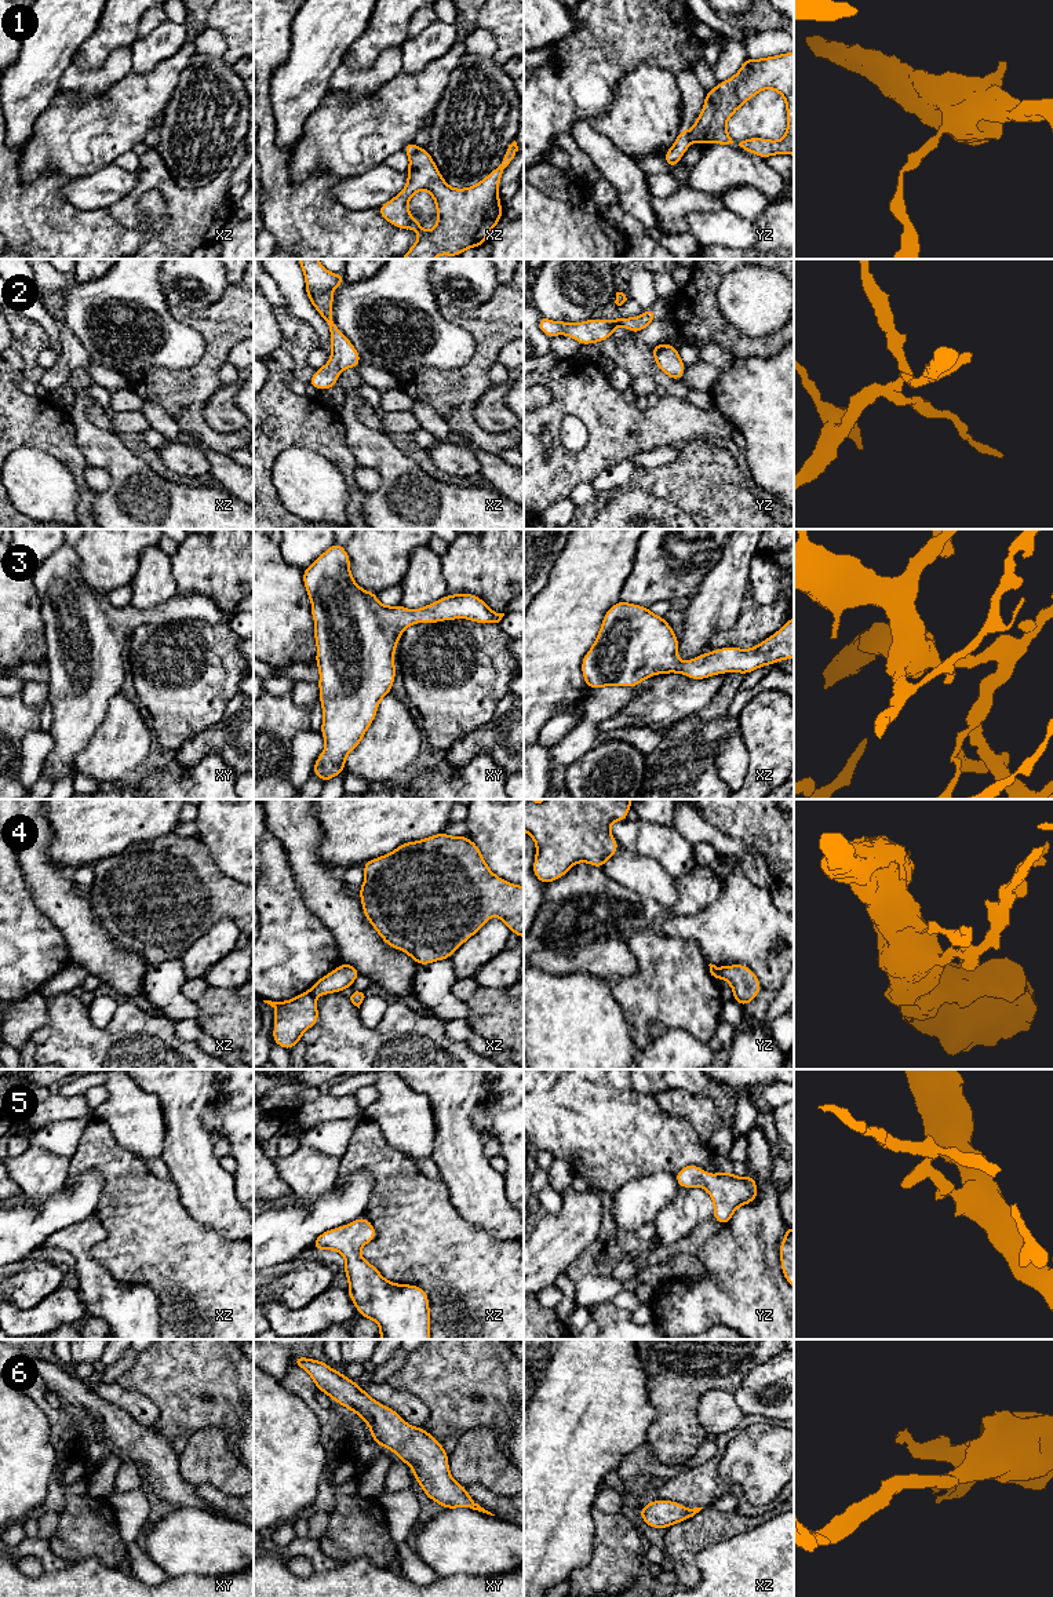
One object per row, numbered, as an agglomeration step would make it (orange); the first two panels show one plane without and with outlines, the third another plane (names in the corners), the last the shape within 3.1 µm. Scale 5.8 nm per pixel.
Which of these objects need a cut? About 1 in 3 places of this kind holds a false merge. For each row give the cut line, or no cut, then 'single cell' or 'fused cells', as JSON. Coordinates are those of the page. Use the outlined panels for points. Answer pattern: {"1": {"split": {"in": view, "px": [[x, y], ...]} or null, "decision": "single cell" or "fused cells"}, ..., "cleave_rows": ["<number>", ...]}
{"1": {"split": {"in": "xz", "px": [[419, 149], [410, 156]]}, "decision": "fused cells"}, "2": {"split": null, "decision": "single cell"}, "3": {"split": null, "decision": "single cell"}, "4": {"split": {"in": "yz", "px": [[718, 969], [720, 977]]}, "decision": "fused cells"}, "5": {"split": null, "decision": "single cell"}, "6": {"split": null, "decision": "single cell"}, "cleave_rows": ["1", "4"]}

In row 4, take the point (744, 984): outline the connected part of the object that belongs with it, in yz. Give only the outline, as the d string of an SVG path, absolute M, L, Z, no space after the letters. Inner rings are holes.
M744 965L721 967L719 978L726 980L730 984L733 998L740 1006L751 1003L757 993L762 989L754 971Z

